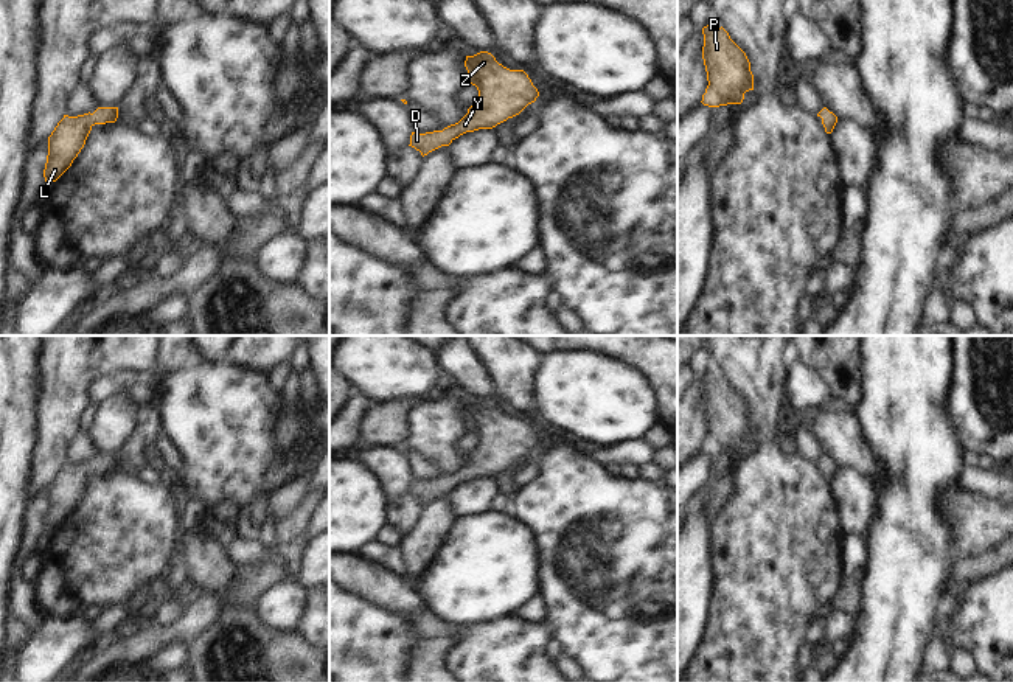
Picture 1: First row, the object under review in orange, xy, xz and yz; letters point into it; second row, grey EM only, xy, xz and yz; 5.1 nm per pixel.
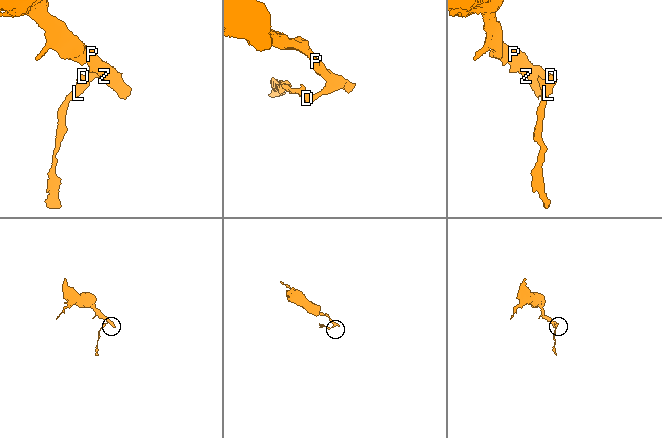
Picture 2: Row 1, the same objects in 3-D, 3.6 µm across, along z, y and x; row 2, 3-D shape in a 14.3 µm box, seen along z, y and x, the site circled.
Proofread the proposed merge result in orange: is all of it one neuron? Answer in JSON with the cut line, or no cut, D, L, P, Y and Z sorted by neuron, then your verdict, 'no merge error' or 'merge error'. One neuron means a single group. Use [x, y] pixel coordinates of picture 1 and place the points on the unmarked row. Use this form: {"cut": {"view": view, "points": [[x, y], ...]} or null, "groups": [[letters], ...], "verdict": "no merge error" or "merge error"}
{"cut": null, "groups": [["D", "L", "P", "Y", "Z"]], "verdict": "no merge error"}

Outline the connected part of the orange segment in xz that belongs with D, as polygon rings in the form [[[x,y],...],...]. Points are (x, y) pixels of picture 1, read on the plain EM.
[[[488,399],[466,404],[465,415],[469,432],[479,438],[479,446],[458,471],[443,478],[412,480],[409,494],[419,499],[423,505],[441,494],[449,494],[466,480],[496,475],[519,463],[539,444],[538,437],[524,418],[503,415]]]

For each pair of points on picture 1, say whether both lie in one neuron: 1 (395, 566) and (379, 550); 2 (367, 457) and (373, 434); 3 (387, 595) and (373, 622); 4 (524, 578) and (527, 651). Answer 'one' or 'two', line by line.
1: one
2: two
3: two
4: two

